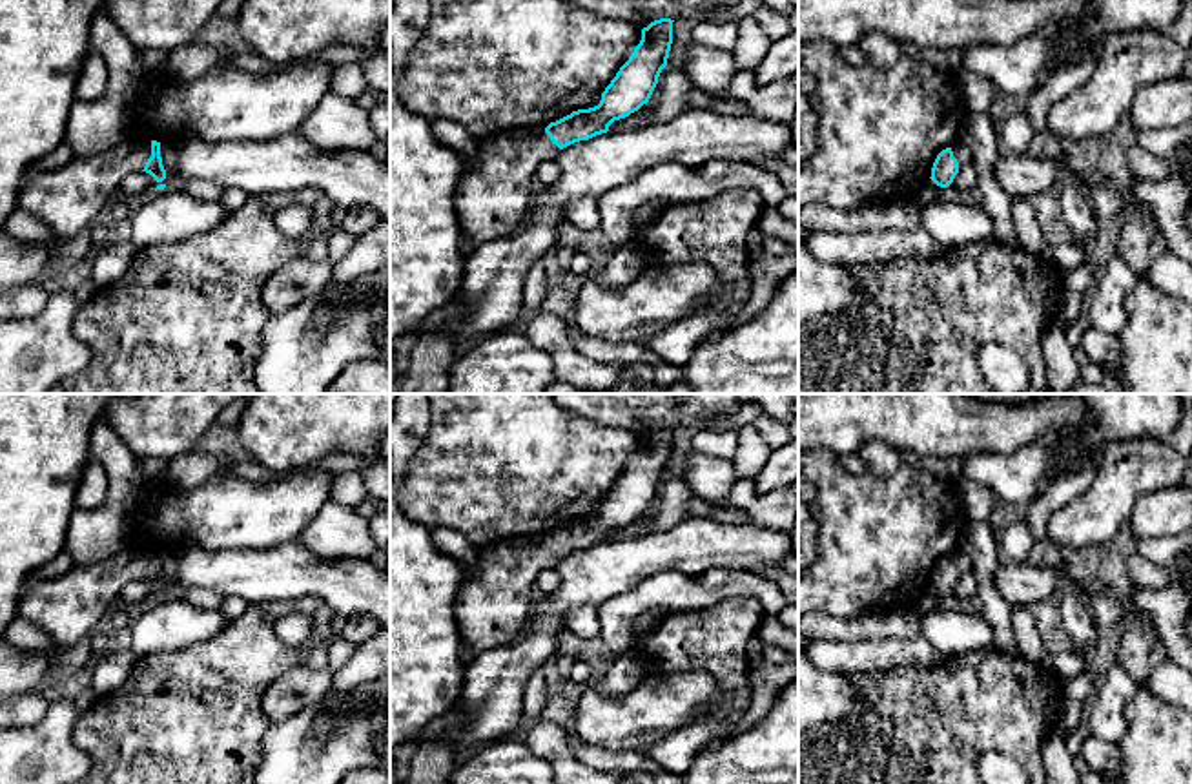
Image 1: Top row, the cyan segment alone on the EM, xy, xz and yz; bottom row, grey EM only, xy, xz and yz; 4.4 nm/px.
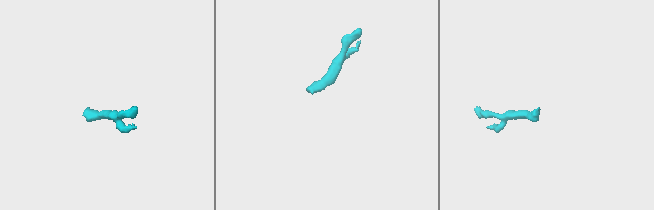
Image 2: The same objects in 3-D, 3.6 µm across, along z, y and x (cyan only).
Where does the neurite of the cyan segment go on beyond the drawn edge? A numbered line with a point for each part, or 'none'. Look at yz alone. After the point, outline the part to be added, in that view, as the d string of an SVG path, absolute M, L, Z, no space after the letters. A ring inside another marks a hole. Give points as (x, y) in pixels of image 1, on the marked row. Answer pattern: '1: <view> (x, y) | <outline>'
1: yz (961, 152) | M955 142L951 146L953 157L957 159L959 166L971 162L971 151L966 144Z

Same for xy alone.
1: xy (70, 199) | M120 140L113 148L75 157L66 166L26 181L18 208L42 219L57 242L73 239L104 219L120 182L144 170L151 157L151 140Z

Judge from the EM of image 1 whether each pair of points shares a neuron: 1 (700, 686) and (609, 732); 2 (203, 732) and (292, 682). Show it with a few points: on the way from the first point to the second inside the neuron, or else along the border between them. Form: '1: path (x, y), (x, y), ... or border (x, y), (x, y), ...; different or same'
1: path (678, 699), (631, 721); same
2: border (292, 668), (265, 693), (263, 713), (270, 722); different

